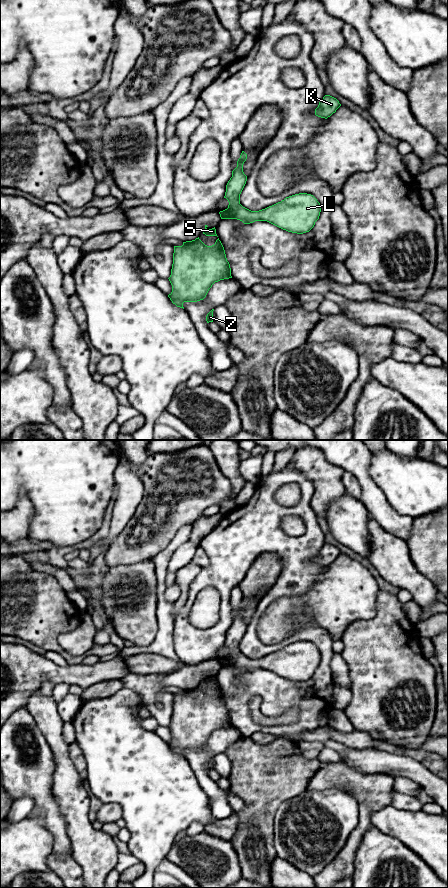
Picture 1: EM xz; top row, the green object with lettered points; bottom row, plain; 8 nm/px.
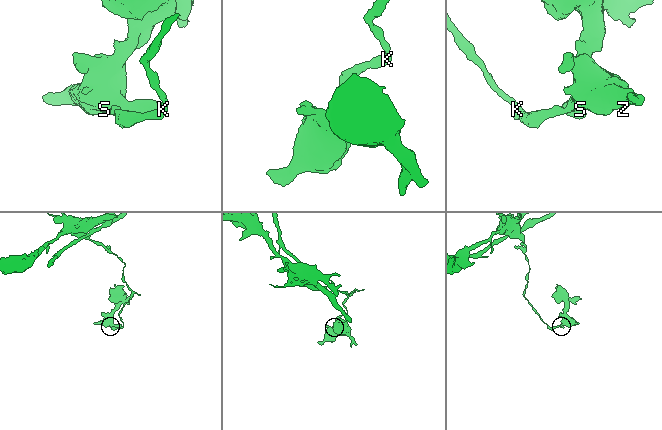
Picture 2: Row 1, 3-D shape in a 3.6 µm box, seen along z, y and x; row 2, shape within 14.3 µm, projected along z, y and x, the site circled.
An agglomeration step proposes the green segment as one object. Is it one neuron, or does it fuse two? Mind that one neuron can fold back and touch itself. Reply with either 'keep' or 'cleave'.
cleave

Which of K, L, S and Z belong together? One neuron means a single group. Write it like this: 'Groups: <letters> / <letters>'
Groups: K / L S Z

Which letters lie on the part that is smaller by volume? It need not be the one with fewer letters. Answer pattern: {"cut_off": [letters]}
{"cut_off": ["L", "S", "Z"]}

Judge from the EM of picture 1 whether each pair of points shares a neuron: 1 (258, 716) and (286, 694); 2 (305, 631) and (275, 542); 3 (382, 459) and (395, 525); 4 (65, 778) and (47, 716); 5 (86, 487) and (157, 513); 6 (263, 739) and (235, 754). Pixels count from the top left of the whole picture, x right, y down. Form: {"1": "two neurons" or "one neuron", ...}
{"1": "two neurons", "2": "one neuron", "3": "two neurons", "4": "one neuron", "5": "two neurons", "6": "two neurons"}

